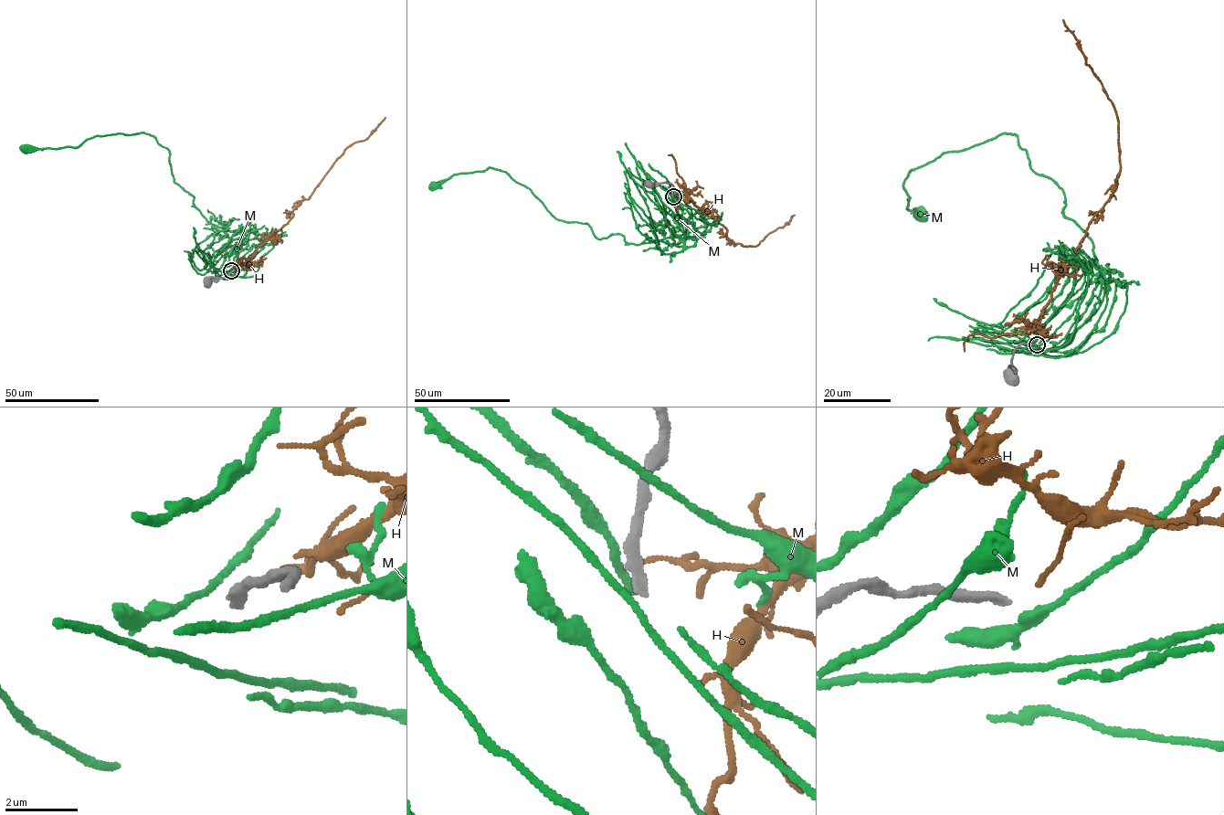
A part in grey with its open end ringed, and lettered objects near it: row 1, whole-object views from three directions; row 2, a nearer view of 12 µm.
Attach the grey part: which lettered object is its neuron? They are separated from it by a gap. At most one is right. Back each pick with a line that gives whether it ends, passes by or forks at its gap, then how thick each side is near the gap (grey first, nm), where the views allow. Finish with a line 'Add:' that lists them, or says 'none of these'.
Add: none of these

